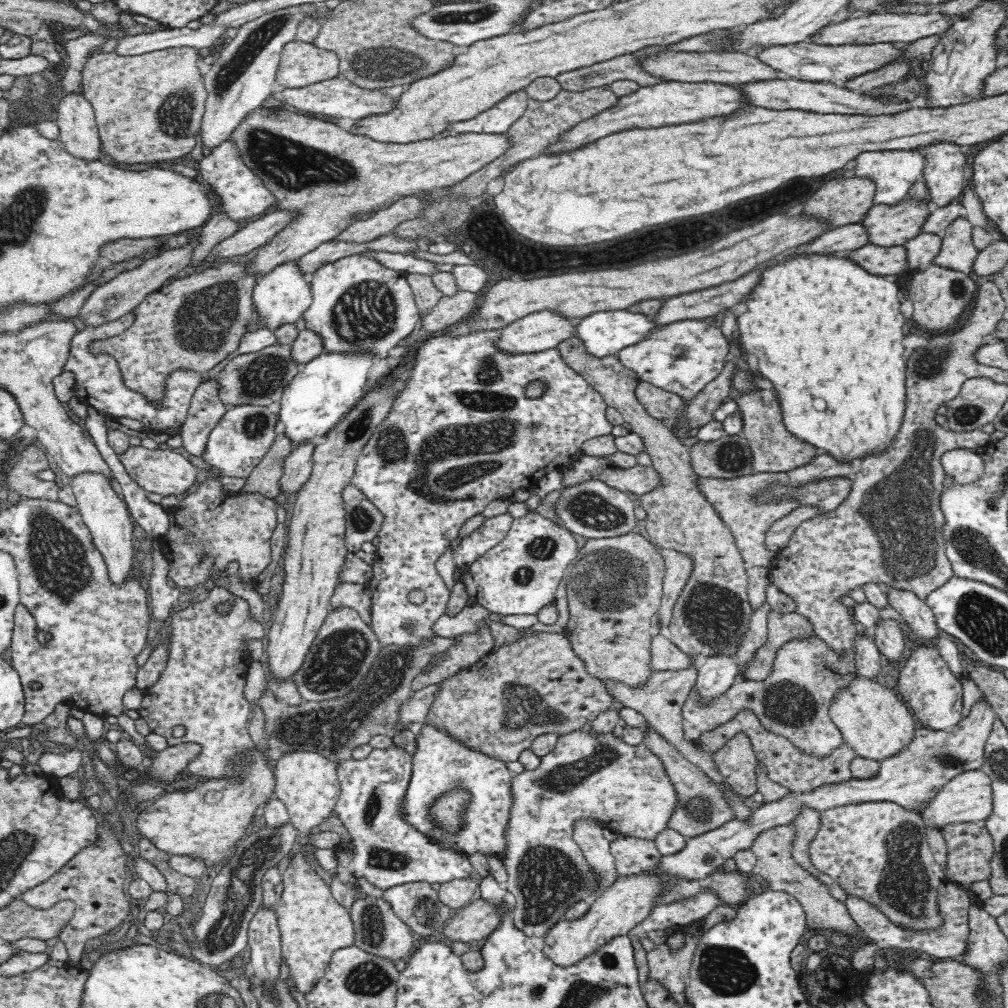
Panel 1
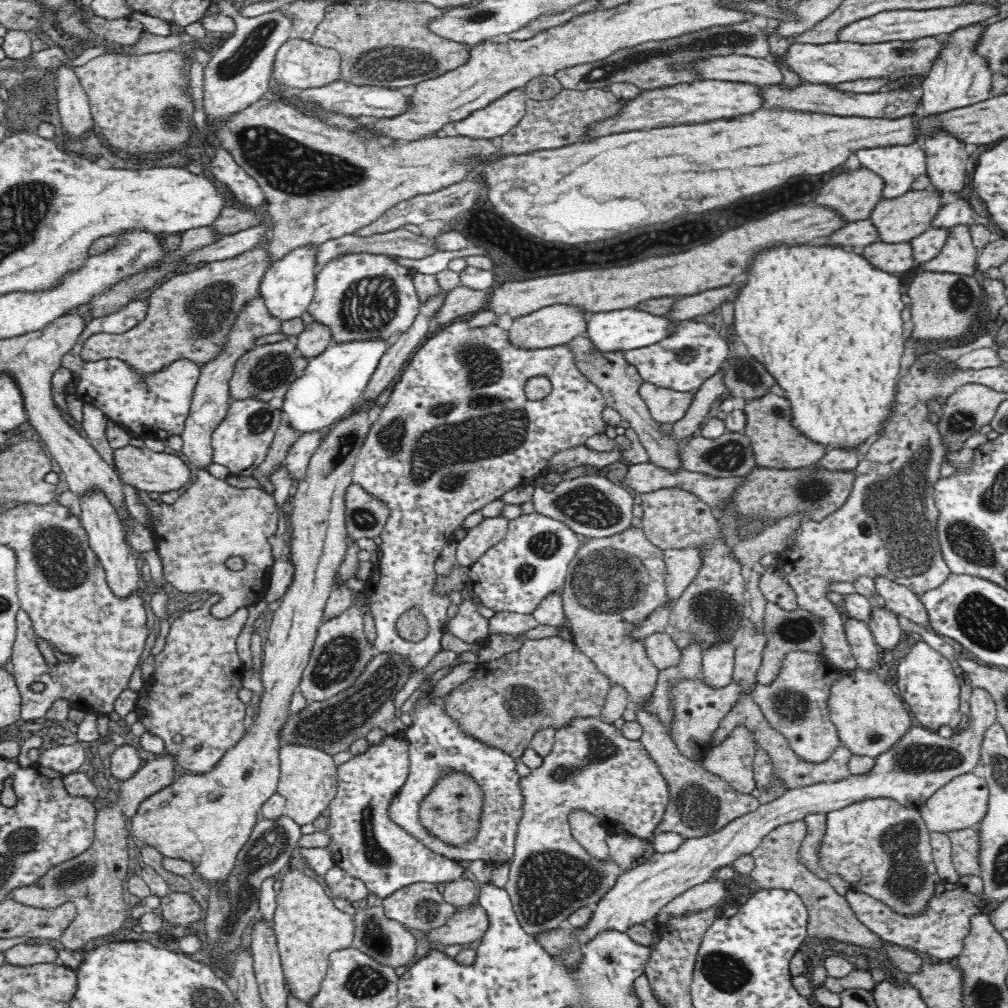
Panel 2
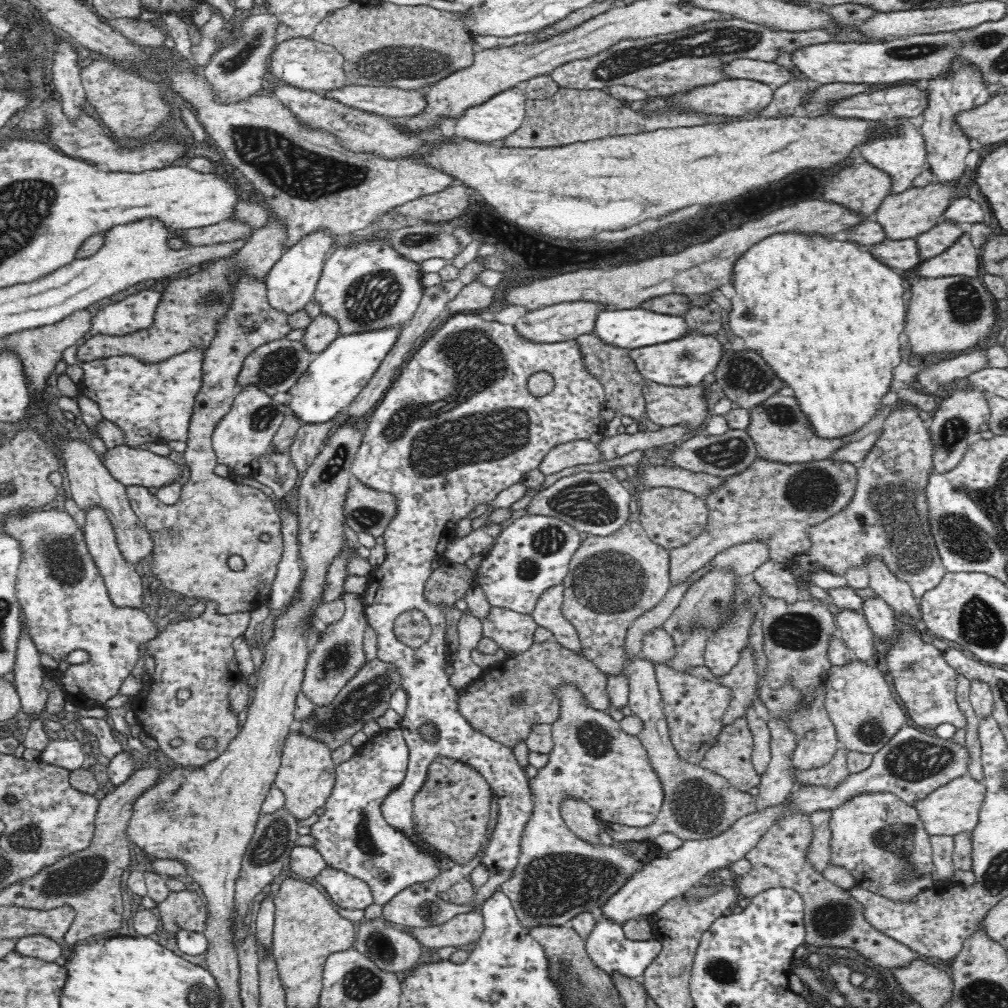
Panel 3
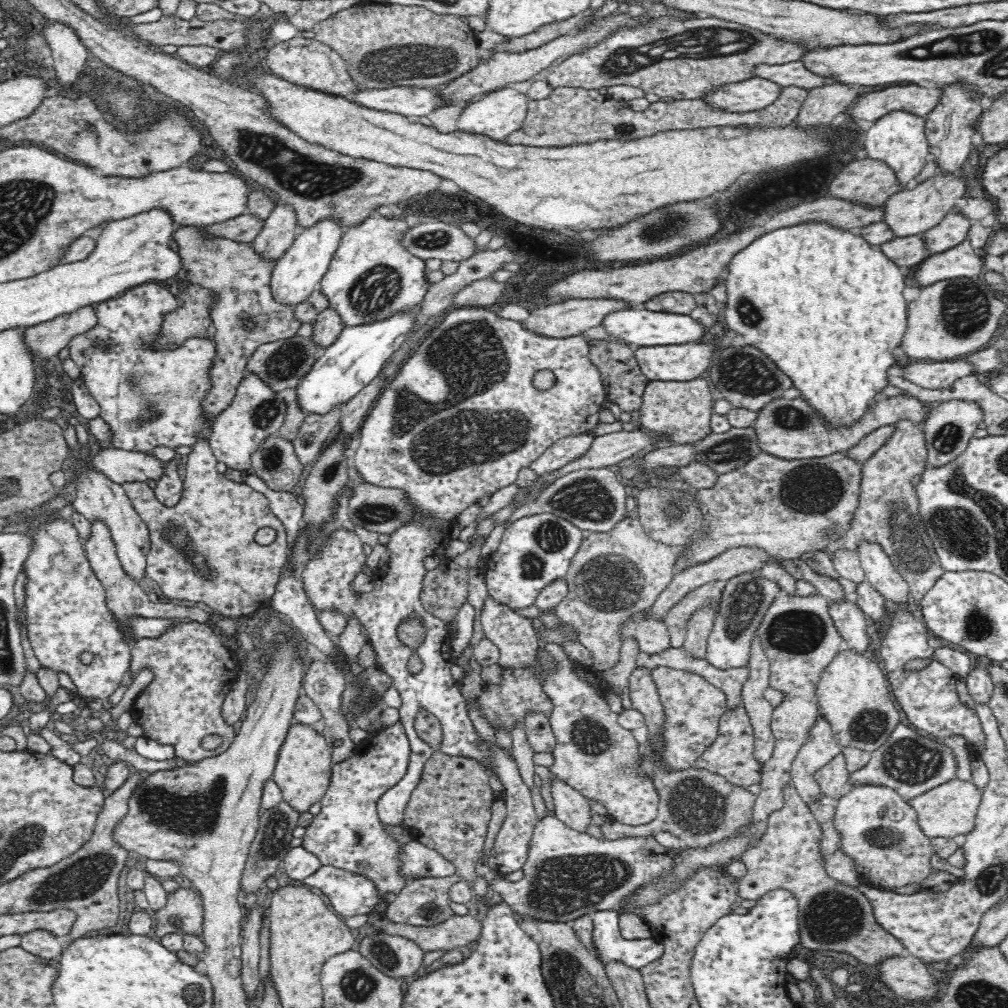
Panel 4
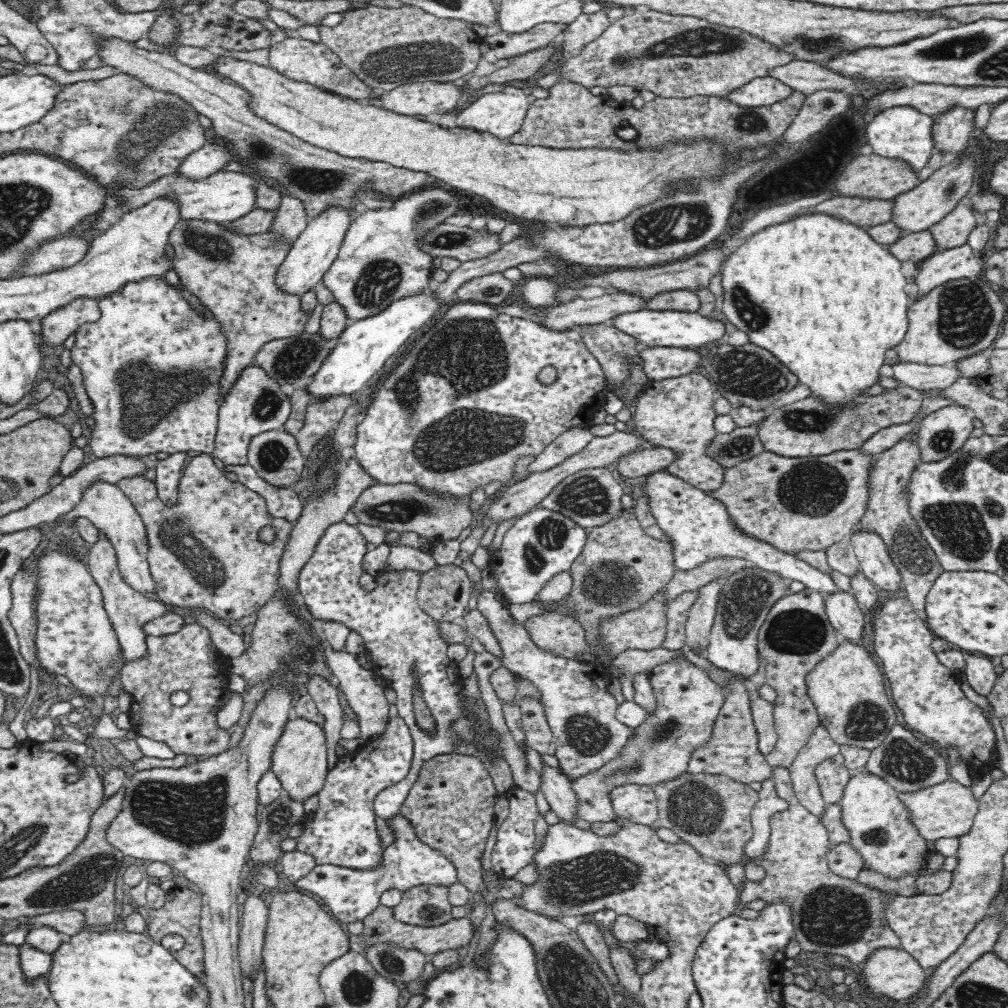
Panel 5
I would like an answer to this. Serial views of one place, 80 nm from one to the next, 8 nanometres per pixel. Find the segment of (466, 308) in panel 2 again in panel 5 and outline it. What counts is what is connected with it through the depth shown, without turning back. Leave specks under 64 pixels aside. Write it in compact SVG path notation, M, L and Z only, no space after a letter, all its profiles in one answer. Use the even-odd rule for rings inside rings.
M494 273L470 278L455 291L455 294L462 301L486 303L497 307L510 296L512 288L514 281L508 280L503 273Z

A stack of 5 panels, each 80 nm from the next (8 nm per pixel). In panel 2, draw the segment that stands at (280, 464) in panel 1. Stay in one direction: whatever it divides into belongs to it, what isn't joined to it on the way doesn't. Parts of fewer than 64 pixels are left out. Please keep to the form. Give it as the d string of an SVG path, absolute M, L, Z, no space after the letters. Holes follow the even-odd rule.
M285 419L277 428L272 444L270 445L266 458L260 463L260 466L253 470L253 477L259 480L264 486L265 491L272 495L272 483L268 481L268 474L283 462L290 450L290 447L296 442L298 432Z

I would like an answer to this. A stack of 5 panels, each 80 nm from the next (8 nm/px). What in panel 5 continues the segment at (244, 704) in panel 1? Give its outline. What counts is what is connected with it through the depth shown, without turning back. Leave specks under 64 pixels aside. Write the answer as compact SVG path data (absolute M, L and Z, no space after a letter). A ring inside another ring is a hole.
M198 623L184 626L176 634L148 635L148 656L121 668L121 684L133 697L128 717L136 734L164 742L176 754L212 756L228 749L230 734L219 730L216 714L210 712L227 690L226 673L230 670L230 659L219 654L216 668L213 664L215 656L208 646L210 641L209 631ZM178 690L184 690L190 696L189 702L182 707L176 707L169 701L170 694Z

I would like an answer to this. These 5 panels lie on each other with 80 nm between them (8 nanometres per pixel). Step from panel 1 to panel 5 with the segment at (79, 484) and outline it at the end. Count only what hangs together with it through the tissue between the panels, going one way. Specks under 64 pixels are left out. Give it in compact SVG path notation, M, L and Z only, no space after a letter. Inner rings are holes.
M100 534L98 542L91 545L88 554L88 564L88 571L90 571L94 582L102 591L104 609L118 638L118 649L120 649L121 664L123 664L121 668L124 668L130 662L144 660L148 656L146 624L162 616L162 614L170 612L172 608L163 605L161 602L149 600L124 582L118 568L116 551L110 544L110 541L104 537L104 534Z

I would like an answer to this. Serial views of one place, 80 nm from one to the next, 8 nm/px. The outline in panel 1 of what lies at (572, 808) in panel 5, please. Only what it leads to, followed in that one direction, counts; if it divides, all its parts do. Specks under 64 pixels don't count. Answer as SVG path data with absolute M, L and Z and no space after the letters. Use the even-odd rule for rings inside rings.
M578 818L573 823L573 837L582 849L588 864L600 877L598 894L604 892L619 878L614 855L610 852L610 841L605 837L604 827L594 818Z

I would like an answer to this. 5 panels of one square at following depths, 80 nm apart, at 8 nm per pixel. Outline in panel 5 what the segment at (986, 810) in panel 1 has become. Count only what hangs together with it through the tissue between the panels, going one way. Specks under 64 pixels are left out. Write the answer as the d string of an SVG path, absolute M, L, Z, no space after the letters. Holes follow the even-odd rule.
M952 778L934 786L914 790L914 792L897 792L897 795L902 805L908 809L910 823L918 829L918 833L924 839L930 841L968 834L979 804L979 801L972 795L970 787L962 786Z

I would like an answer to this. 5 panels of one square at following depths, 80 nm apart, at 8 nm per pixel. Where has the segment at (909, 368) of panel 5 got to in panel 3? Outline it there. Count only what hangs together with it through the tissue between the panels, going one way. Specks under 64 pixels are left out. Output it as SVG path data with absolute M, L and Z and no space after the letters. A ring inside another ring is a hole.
M986 351L964 352L952 359L946 359L933 365L922 366L914 376L928 393L938 393L948 383L967 378L973 372L986 369Z

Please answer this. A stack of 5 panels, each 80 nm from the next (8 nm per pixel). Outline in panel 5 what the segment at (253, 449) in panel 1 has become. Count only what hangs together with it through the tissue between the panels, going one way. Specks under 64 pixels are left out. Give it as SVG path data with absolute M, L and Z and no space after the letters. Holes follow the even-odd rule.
M255 363L248 364L238 372L238 378L222 397L213 456L232 466L248 464L247 448L250 438L268 430L281 429L290 416L291 403L280 386L273 375Z

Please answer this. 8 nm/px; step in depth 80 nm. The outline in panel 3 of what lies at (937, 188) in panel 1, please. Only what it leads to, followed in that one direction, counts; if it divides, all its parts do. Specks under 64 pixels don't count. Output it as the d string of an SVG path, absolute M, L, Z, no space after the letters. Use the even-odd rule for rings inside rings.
M958 61L955 62L951 77L938 77L929 82L927 88L929 92L929 103L924 111L924 123L922 124L922 135L926 142L927 165L935 174L935 178L940 183L956 184L956 182L967 170L965 159L971 151L970 137L964 135L964 131L958 125L958 114L962 114L973 108L988 102L987 84L982 80L980 71L976 67L960 67Z

